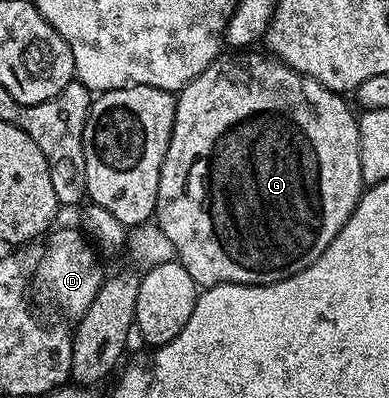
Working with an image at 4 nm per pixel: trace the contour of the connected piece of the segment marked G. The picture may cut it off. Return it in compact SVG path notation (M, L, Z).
M232 51L229 57L217 57L209 63L206 71L202 71L189 85L179 90L174 127L160 168L154 223L164 232L166 239L170 239L170 243L176 248L176 257L180 264L186 267L190 279L194 279L200 287L269 285L308 269L310 263L314 263L314 259L318 259L322 251L326 251L334 235L338 235L338 231L350 219L366 185L360 166L358 117L357 114L352 114L351 107L344 102L345 98L341 94L333 93L313 77L294 71L279 57L252 52L256 51Z

